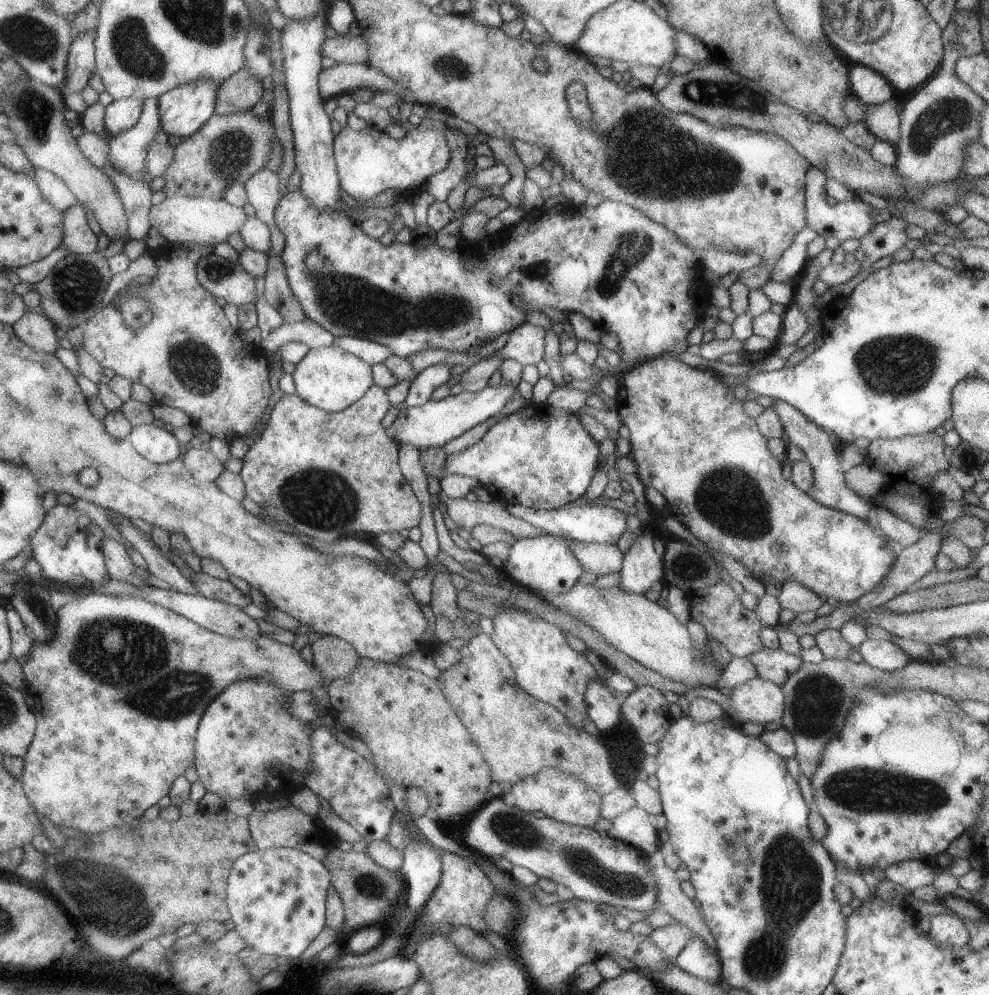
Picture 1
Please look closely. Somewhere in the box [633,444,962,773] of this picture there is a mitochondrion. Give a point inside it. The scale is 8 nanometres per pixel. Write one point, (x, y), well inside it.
(732, 502)

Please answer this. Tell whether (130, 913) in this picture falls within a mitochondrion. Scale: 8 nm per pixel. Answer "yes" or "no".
yes

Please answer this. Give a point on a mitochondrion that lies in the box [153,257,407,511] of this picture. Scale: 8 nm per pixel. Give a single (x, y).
(193, 363)

